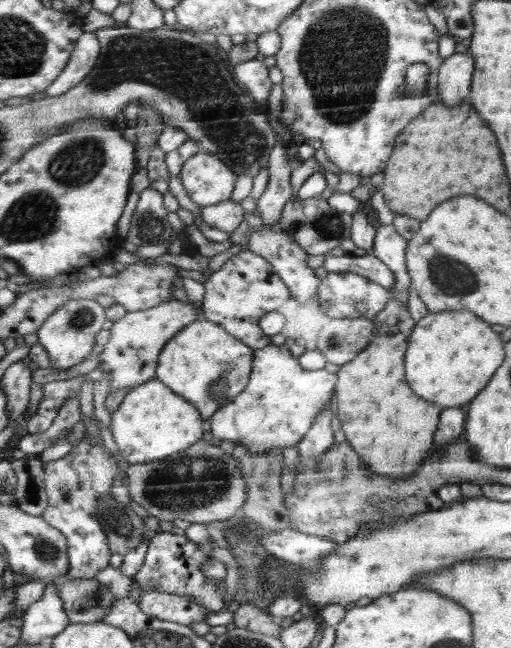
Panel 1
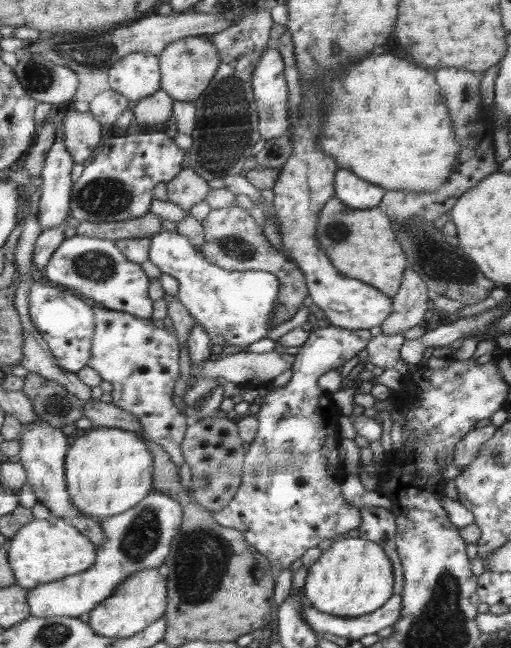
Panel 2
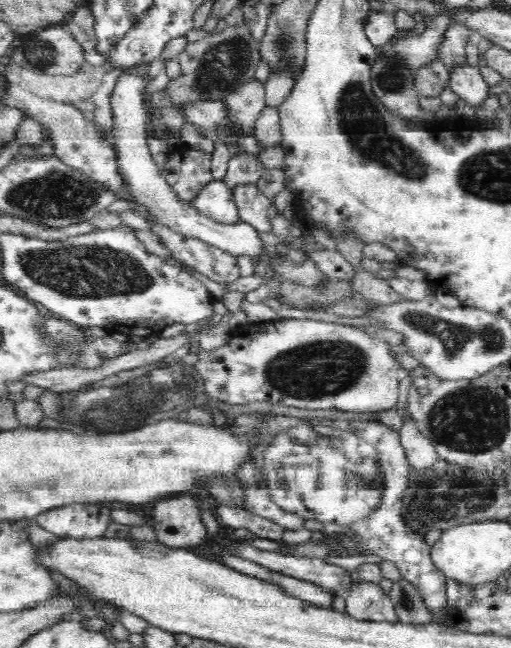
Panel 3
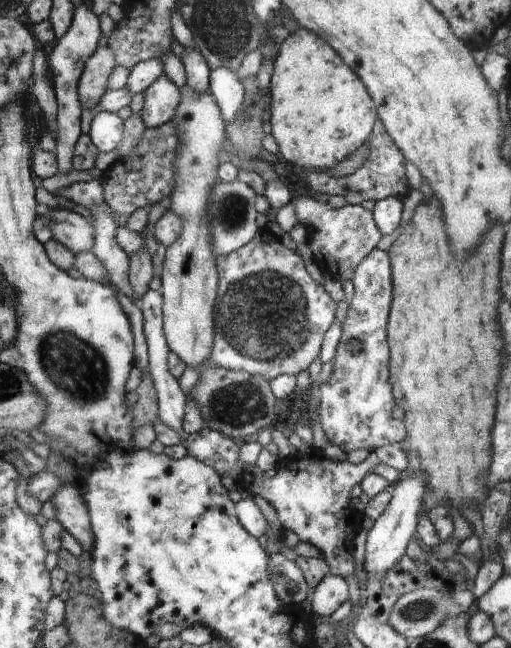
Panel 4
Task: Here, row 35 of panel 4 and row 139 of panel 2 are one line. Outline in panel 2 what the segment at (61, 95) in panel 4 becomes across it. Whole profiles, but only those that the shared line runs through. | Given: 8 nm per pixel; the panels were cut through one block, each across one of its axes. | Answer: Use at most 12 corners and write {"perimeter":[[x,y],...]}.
{"perimeter":[[70,111],[61,126],[77,163],[95,157],[104,127],[92,112]]}

